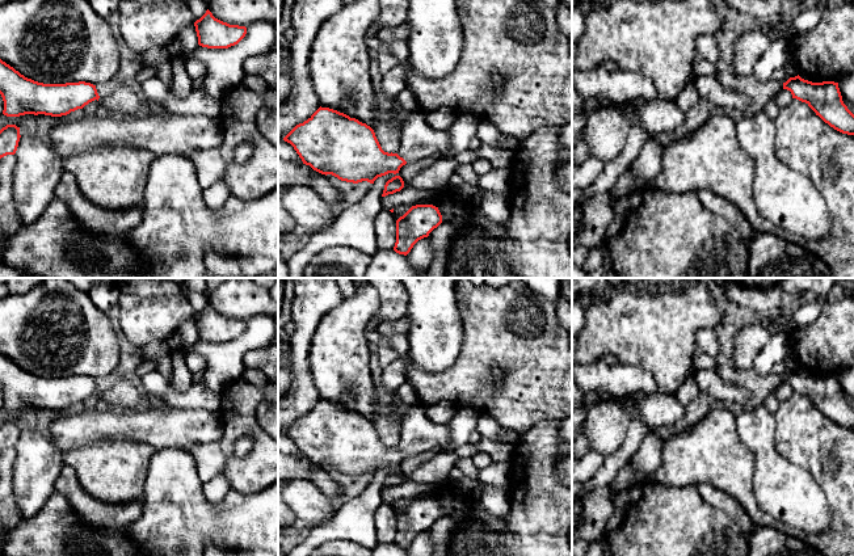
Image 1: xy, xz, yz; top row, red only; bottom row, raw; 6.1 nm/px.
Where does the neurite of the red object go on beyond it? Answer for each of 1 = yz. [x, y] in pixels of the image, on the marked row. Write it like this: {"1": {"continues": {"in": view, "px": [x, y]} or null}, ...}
{"1": {"continues": null}}

